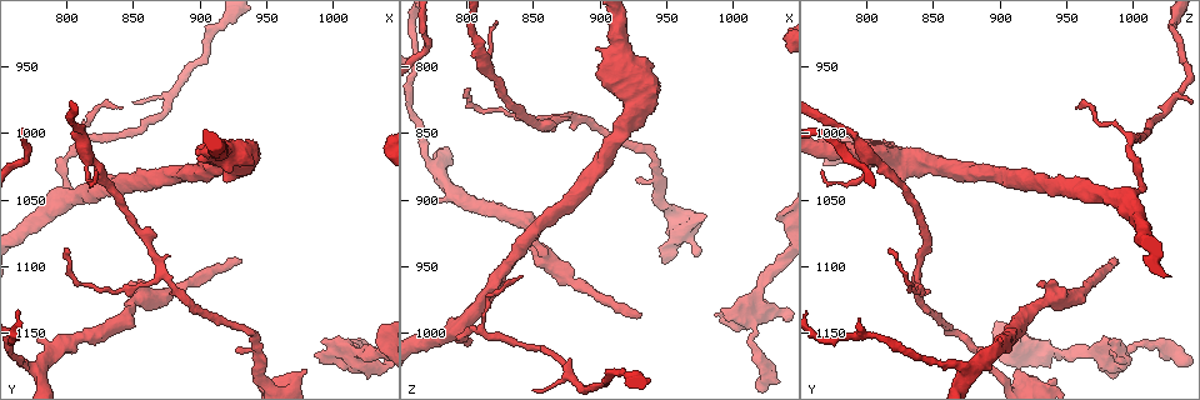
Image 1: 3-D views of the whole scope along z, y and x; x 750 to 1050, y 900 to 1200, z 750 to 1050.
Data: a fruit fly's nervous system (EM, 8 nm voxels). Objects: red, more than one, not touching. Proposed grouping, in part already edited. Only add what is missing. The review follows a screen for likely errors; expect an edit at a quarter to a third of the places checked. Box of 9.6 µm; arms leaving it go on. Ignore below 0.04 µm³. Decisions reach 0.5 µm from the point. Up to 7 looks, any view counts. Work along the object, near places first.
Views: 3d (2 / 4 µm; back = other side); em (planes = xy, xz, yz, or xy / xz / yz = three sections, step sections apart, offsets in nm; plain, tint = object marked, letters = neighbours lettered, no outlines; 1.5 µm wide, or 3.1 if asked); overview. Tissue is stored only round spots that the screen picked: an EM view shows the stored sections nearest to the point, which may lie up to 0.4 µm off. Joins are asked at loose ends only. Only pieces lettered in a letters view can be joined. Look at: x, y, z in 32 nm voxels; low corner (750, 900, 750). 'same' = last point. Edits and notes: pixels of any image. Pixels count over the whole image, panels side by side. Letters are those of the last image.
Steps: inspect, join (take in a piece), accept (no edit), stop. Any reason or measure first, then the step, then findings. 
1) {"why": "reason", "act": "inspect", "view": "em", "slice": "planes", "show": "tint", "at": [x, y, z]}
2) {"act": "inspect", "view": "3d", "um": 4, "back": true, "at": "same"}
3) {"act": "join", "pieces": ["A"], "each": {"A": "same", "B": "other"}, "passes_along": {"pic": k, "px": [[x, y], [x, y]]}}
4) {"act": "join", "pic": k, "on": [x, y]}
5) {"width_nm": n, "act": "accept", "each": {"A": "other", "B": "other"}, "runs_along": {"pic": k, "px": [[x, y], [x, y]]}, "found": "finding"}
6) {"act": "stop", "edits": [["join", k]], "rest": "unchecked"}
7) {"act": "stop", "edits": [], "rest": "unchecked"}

{"why": "branch stops here", "act": "inspect", "view": "em", "slice": "xy", "step": 8, "show": "letters", "at": [974, 1188, 940]}

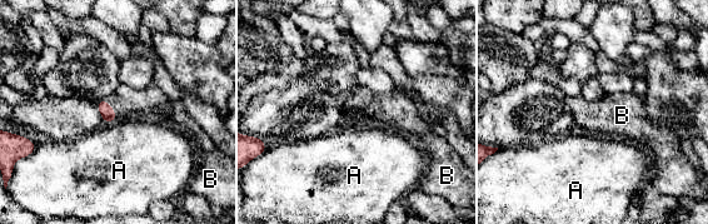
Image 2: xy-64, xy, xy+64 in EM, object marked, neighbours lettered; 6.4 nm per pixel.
{"width_nm": 90, "act": "accept", "each": {"A": "other", "B": "other"}, "border": {"pic": 2, "px": [[118, 119], [104, 124]]}, "found": "no lettered piece goes on from it"}

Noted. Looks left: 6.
{"why": "stops while still wide", "act": "inspect", "view": "em", "slice": "xy", "step": 4, "show": "tint", "at": [994, 1156, 982]}

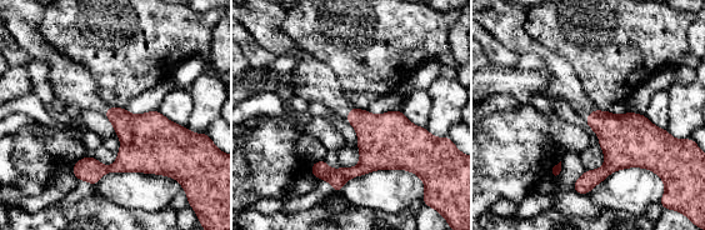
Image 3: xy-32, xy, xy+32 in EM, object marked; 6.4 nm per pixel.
{"act": "inspect", "view": "em", "slice": "planes", "show": "letters", "at": "same"}

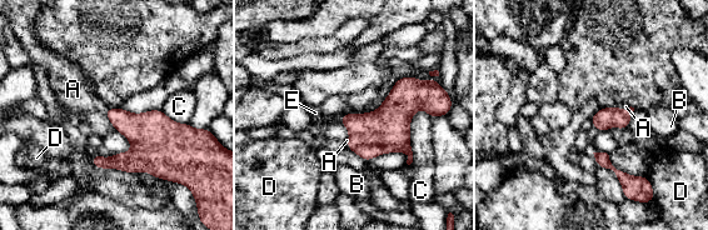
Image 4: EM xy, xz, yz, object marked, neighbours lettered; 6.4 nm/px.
{"act": "join", "pieces": ["A"], "each": {"A": "same", "B": "other", "C": "other", "D": "other", "E": "other"}, "passes_along": {"pic": 4, "px": [[139, 129], [105, 111], [74, 90]]}, "found": "it goes on there"}

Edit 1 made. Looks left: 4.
{"act": "inspect", "view": "overview"}

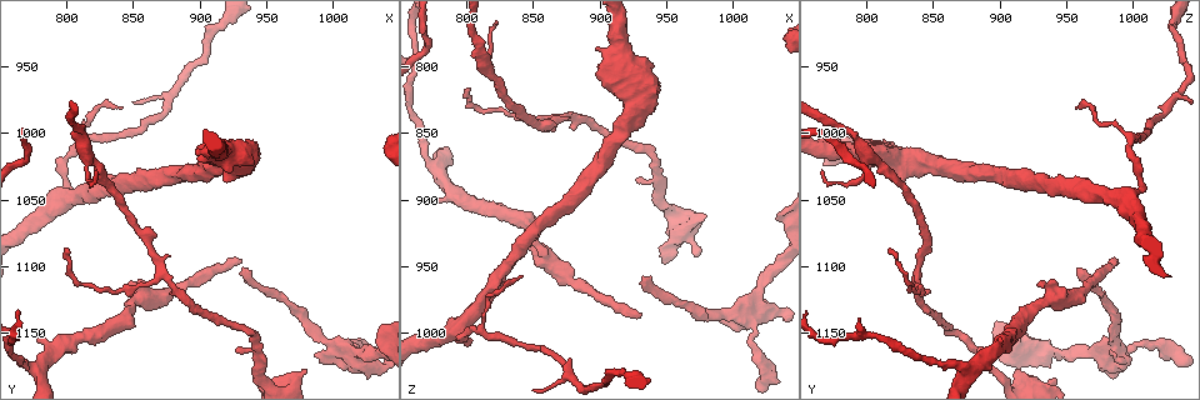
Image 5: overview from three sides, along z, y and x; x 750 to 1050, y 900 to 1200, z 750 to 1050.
{"why": "stops while still wide", "act": "inspect", "view": "em", "slice": "planes", "show": "letters", "at": [848, 1114, 930]}

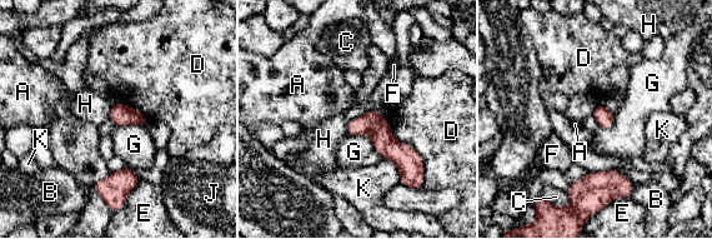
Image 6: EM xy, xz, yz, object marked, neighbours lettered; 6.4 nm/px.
{"act": "accept", "each": {"A": "other", "B": "other", "C": "other", "D": "other", "E": "other", "F": "other", "G": "other", "H": "other", "J": "other", "K": "other"}, "found": "no lettered piece goes on from it"}

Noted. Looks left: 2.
{"act": "stop", "edits": [["join", 4]], "rest": "unchecked"}

